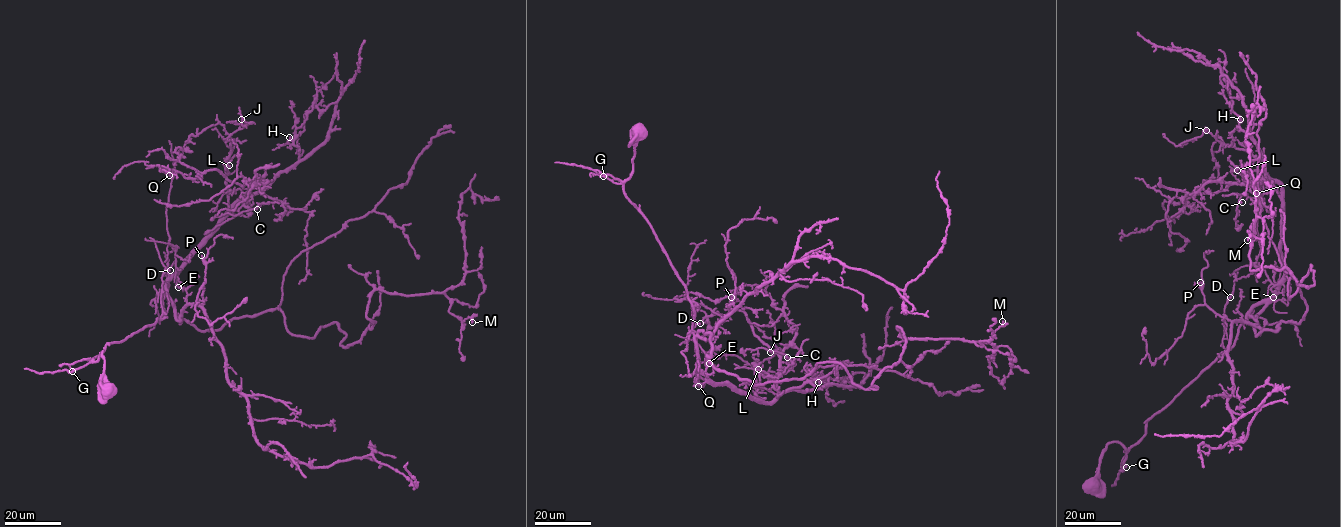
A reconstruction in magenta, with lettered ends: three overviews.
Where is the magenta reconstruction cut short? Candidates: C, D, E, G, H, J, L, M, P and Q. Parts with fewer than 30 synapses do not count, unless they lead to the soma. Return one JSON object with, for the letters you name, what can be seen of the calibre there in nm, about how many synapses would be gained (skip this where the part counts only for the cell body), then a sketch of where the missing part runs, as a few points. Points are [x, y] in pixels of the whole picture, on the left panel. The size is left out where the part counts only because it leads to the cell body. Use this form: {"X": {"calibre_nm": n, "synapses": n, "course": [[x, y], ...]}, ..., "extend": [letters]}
{"extend": []}

